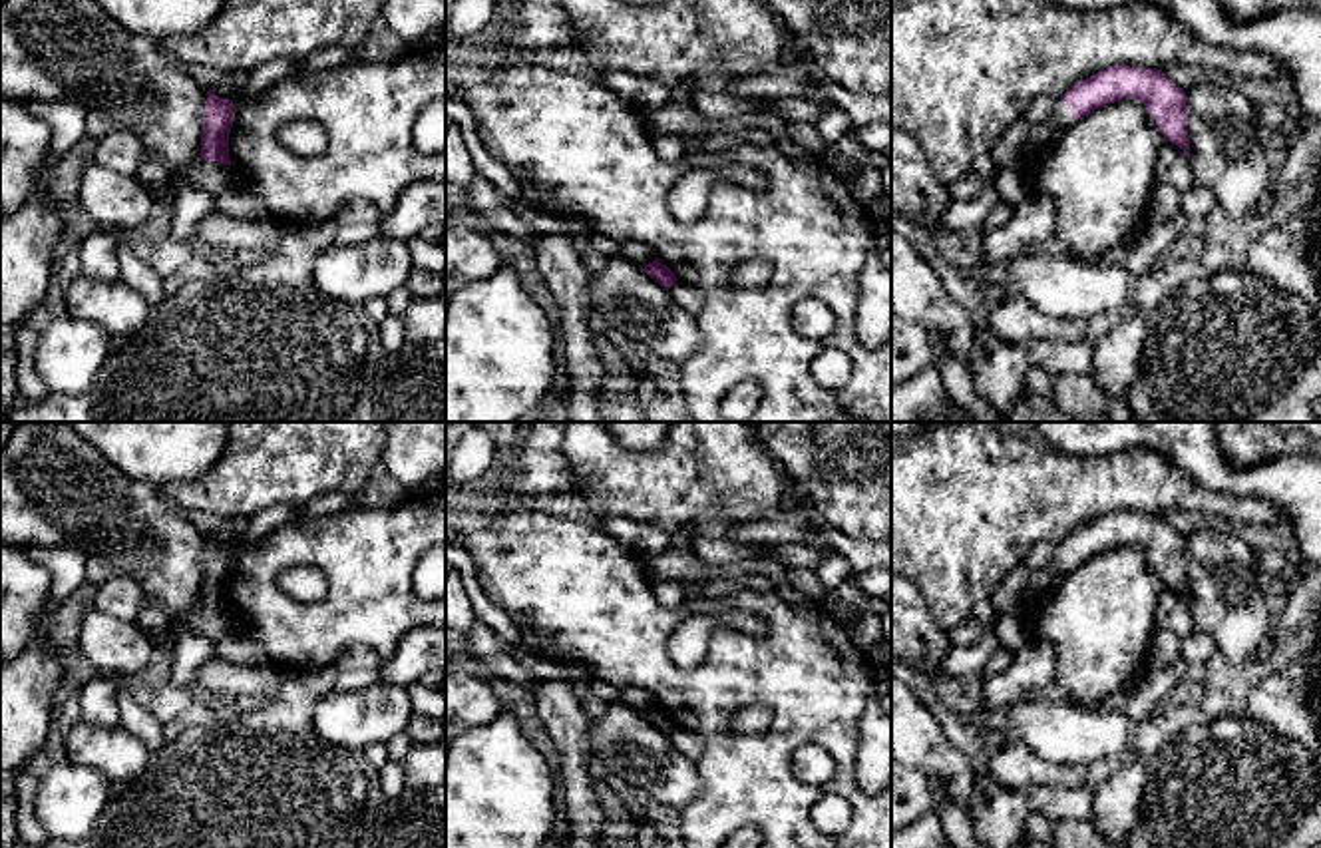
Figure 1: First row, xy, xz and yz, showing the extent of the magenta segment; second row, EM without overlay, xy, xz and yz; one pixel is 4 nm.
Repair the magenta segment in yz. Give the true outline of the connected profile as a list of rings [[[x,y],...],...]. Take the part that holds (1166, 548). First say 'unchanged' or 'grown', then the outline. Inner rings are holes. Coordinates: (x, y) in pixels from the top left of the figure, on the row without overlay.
grown; [[[1114,512],[1076,528],[1052,559],[1054,583],[1070,575],[1090,557],[1120,545],[1142,547],[1164,587],[1190,603],[1186,537],[1156,514]]]

